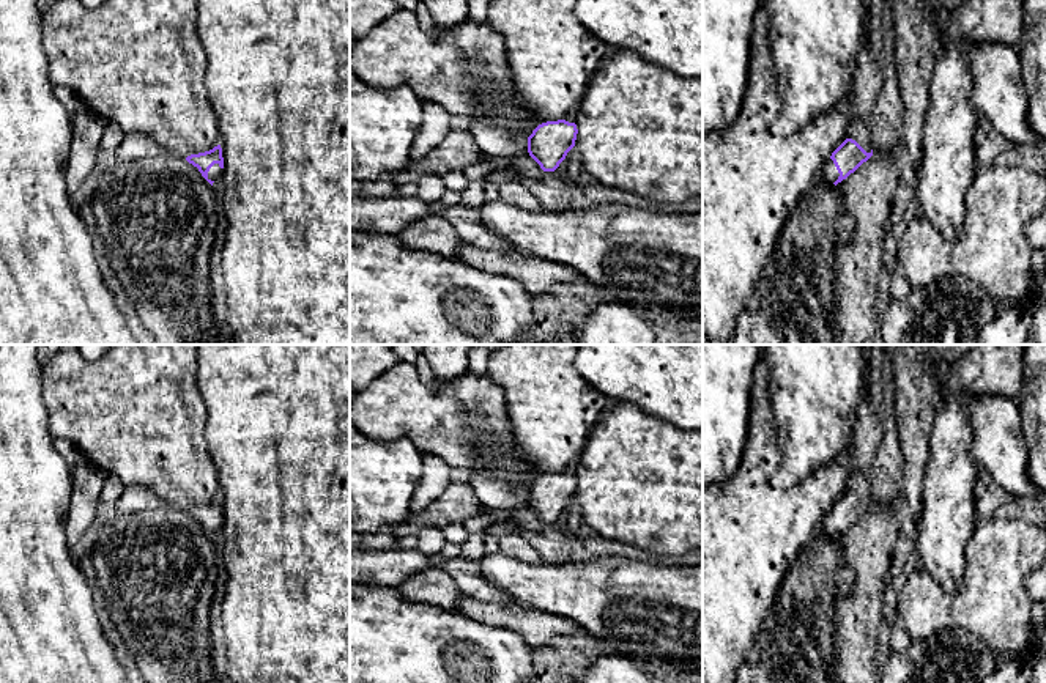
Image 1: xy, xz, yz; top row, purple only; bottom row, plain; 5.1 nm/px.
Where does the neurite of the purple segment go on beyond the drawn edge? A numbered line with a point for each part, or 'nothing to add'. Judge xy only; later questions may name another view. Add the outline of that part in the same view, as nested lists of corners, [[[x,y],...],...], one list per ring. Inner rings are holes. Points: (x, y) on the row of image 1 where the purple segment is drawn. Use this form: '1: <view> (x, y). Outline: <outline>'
1: xy (215, 173). Outline: [[[214,164],[210,172],[208,172],[208,179],[211,181],[221,181],[222,179],[222,173],[224,173],[224,168],[219,167],[219,164]]]

